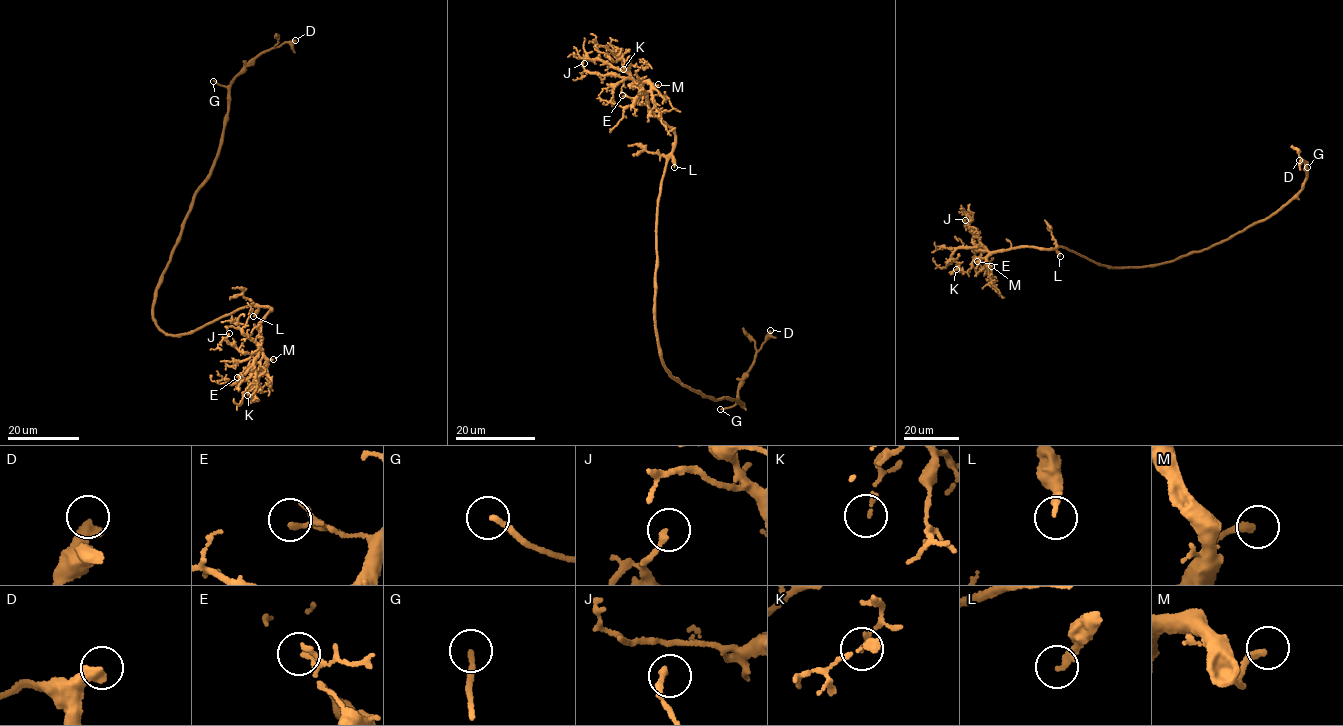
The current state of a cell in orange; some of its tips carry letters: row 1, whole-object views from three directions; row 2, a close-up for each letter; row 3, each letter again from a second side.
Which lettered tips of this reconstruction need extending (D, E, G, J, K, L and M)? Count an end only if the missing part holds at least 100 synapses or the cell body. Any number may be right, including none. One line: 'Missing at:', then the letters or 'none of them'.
Missing at: M

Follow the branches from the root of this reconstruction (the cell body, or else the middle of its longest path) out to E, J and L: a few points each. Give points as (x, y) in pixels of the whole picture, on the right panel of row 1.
E: (1141, 267), (1109, 268), (1059, 246), (1044, 250), (1025, 245), (1000, 250), (987, 257), (987, 267), (977, 261)
J: (1141, 267), (1109, 268), (1062, 247), (1044, 250), (1025, 245), (1001, 251), (982, 250), (973, 242), (965, 220)
L: (1141, 267), (1109, 268), (1057, 247), (1060, 256)

